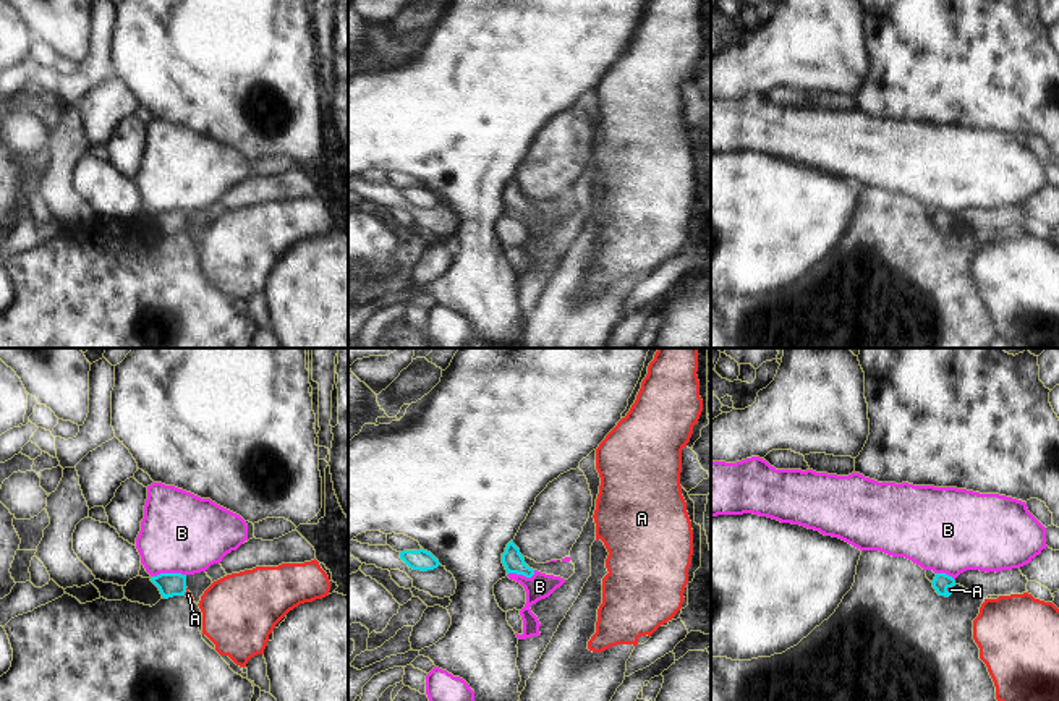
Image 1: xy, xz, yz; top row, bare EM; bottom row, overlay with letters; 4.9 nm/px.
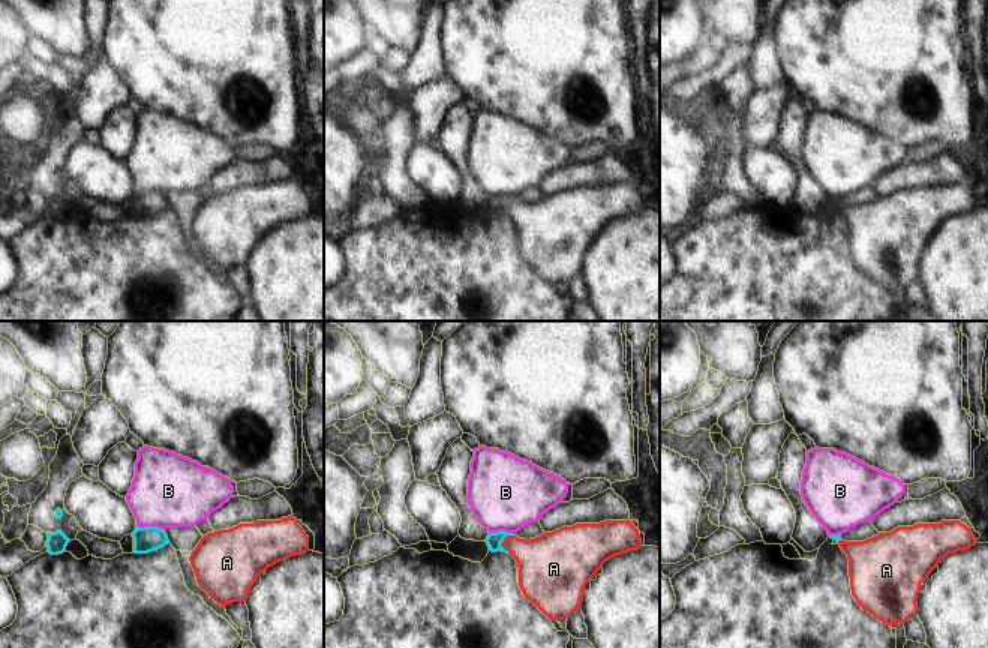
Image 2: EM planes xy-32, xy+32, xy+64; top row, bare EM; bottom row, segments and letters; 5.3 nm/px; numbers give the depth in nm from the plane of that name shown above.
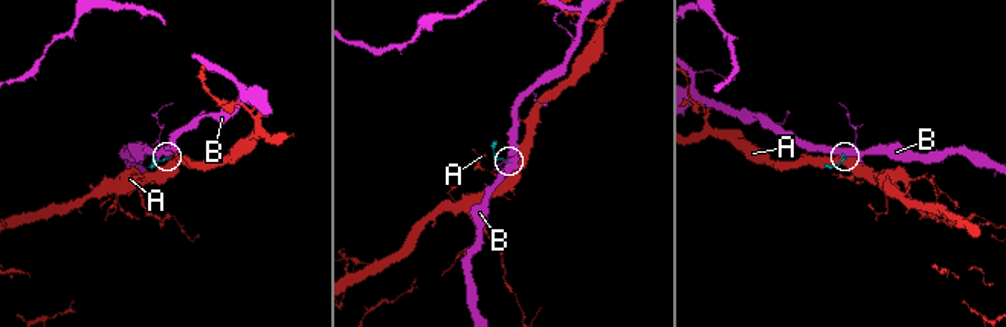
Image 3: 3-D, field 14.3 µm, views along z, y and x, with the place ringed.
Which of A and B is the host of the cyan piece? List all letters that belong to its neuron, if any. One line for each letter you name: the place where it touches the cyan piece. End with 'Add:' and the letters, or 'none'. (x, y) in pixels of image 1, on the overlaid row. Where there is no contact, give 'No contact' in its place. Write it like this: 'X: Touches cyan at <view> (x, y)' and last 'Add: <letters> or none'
A: Touches cyan at yz (949, 591)
Add: A.

